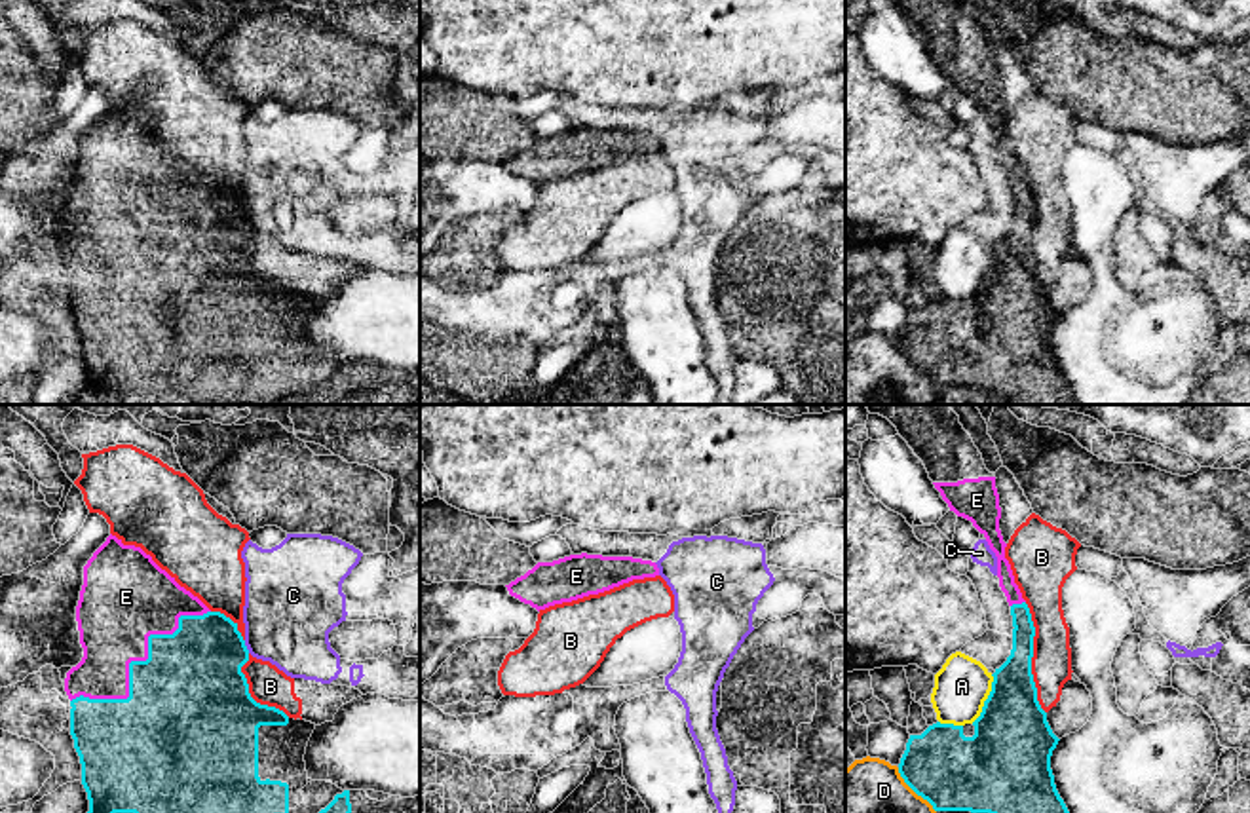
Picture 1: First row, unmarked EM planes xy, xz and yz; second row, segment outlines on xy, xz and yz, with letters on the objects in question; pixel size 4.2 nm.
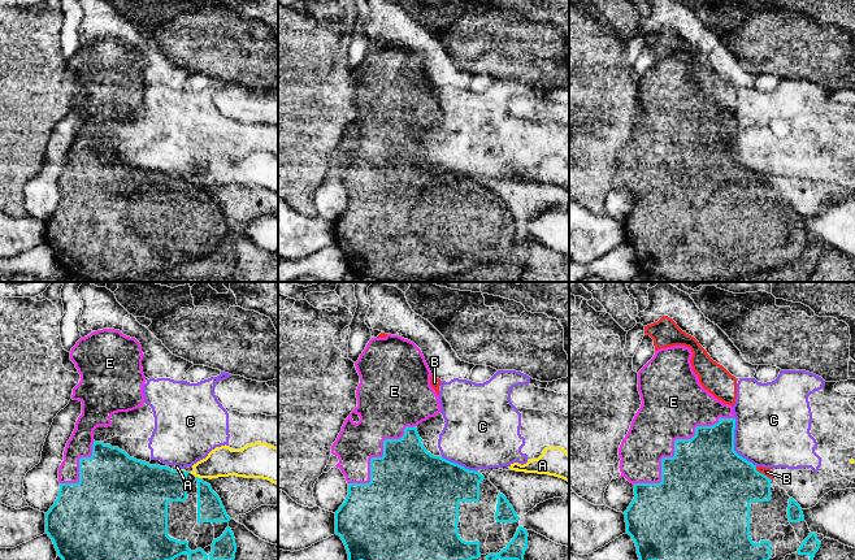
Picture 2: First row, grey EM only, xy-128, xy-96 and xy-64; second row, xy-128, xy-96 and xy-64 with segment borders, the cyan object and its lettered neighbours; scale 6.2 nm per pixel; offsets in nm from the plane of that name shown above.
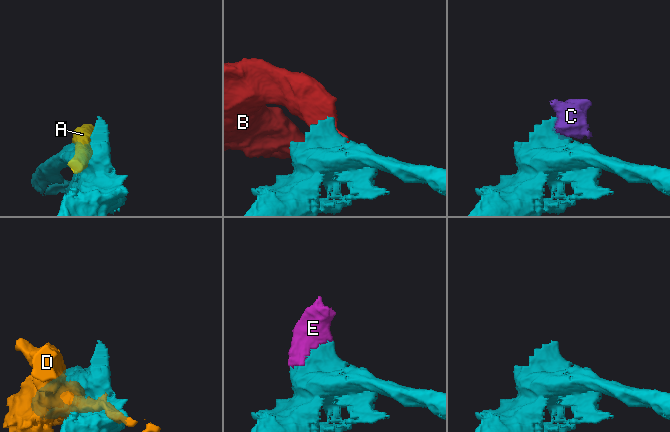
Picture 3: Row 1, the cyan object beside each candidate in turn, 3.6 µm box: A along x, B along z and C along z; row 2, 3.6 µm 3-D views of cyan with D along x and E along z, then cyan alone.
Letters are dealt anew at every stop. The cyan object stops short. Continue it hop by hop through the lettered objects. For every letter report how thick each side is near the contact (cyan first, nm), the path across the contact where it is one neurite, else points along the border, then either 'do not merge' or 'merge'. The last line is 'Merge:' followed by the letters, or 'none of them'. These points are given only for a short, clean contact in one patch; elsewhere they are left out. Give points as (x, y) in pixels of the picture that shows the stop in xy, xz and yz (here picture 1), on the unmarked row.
A: calibres 340 and 240 nm; do not merge
B: calibres 240 and 180 nm; do not merge
C: calibres 400 and 380 nm; border xy (244, 215), (249, 226); do not merge
D: calibres 320 and 500 nm; do not merge
E: calibres 460 and 360 nm; merge
Merge: E

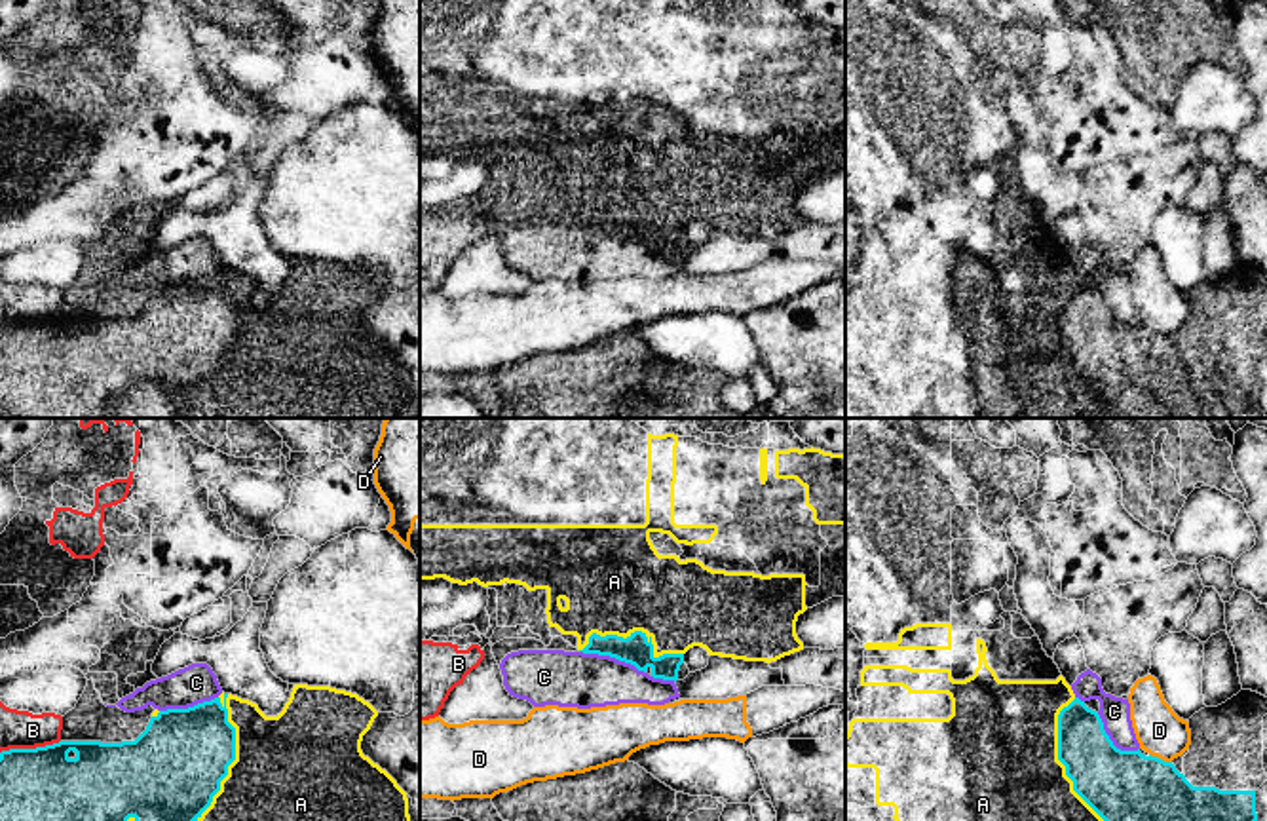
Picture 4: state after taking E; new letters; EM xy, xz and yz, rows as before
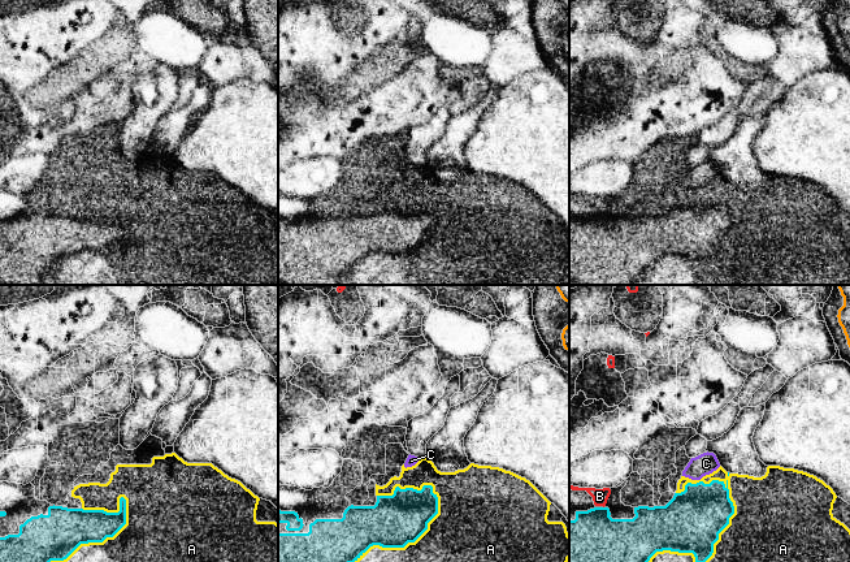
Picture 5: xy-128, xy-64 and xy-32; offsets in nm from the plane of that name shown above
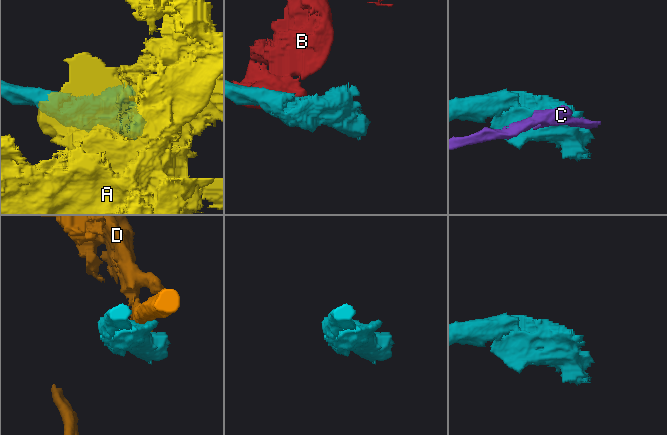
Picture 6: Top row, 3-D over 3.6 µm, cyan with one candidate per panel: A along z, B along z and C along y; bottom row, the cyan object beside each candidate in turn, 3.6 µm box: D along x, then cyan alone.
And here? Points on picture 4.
A: calibres 420 and 480 nm; do not merge
B: calibres 440 and 160 nm; do not merge
C: calibres 120 and 240 nm; do not merge
D: calibres 380 and 200 nm; do not merge
Merge: none of them

